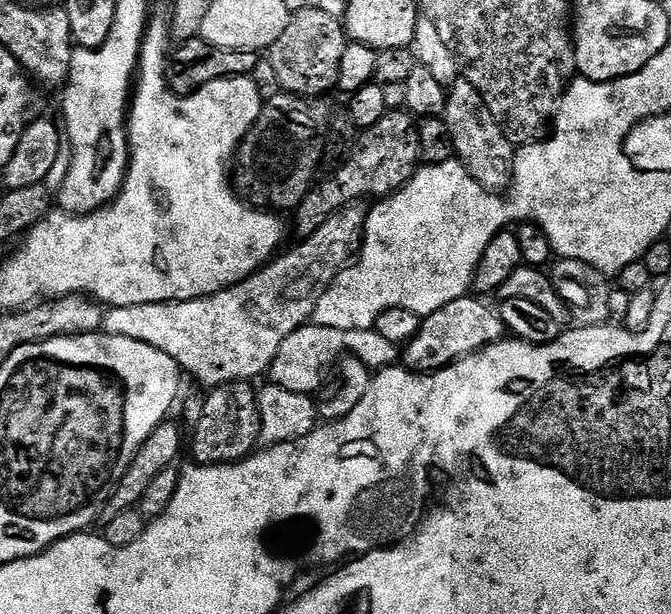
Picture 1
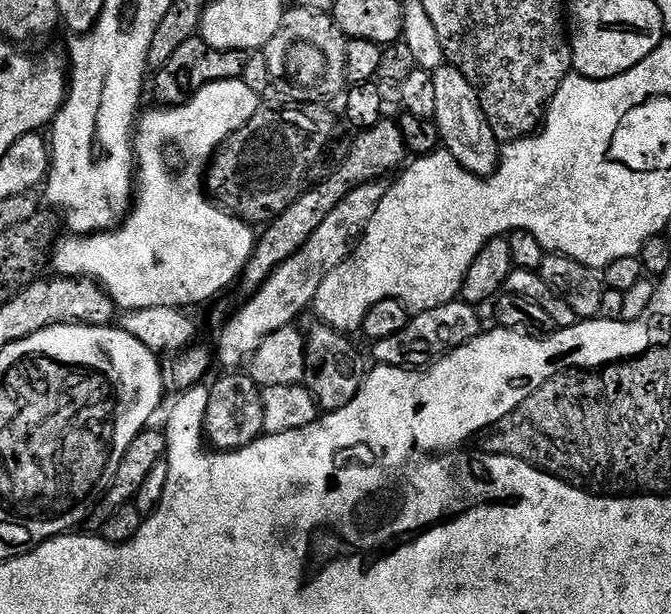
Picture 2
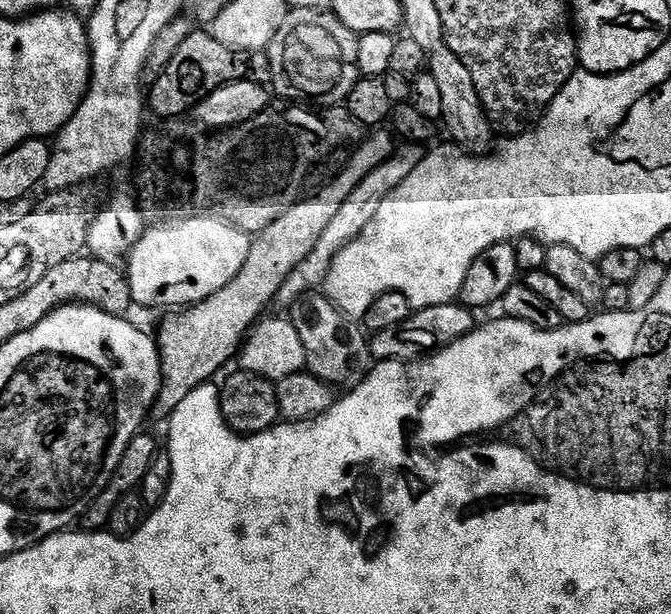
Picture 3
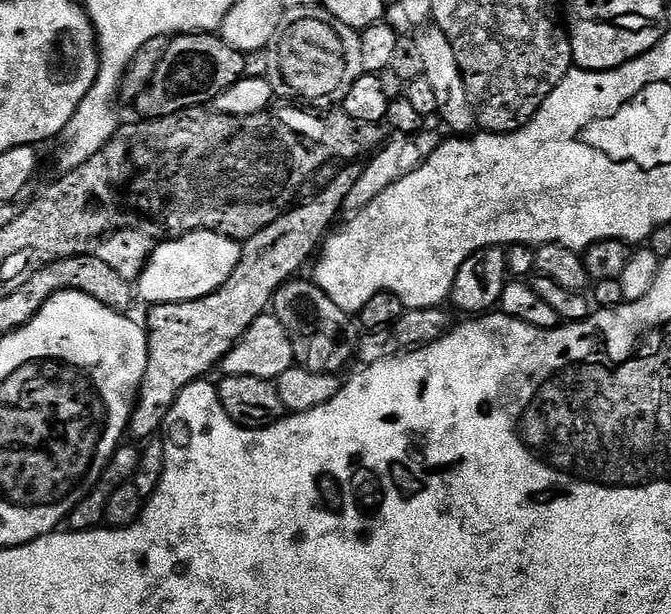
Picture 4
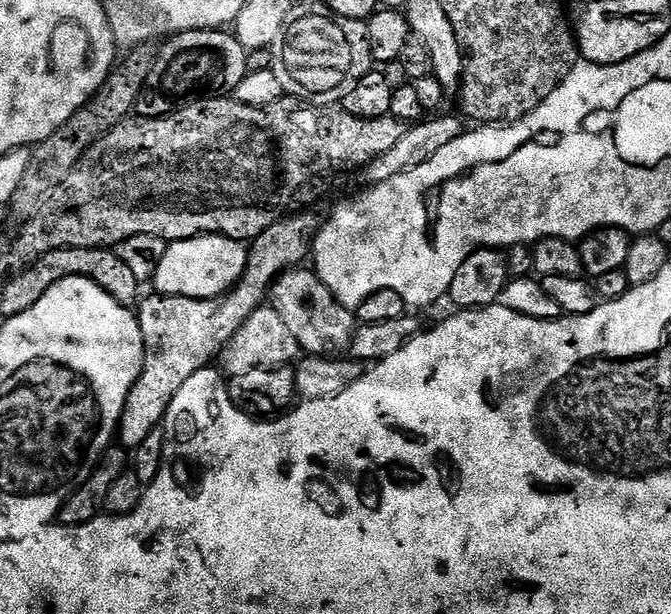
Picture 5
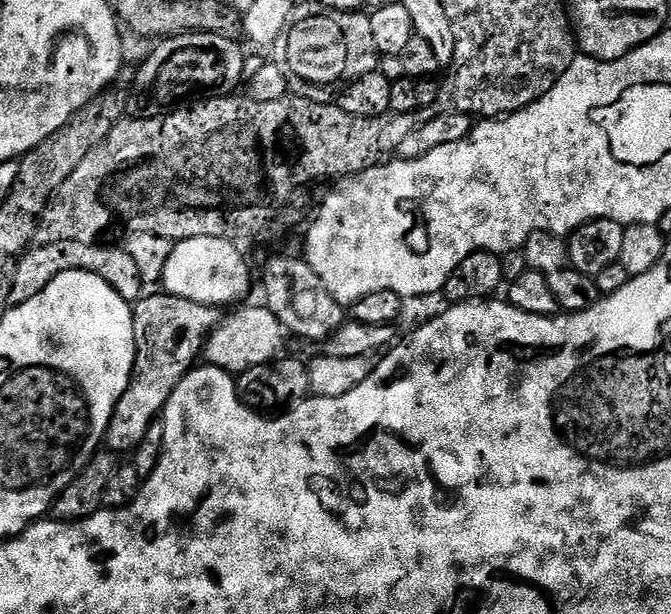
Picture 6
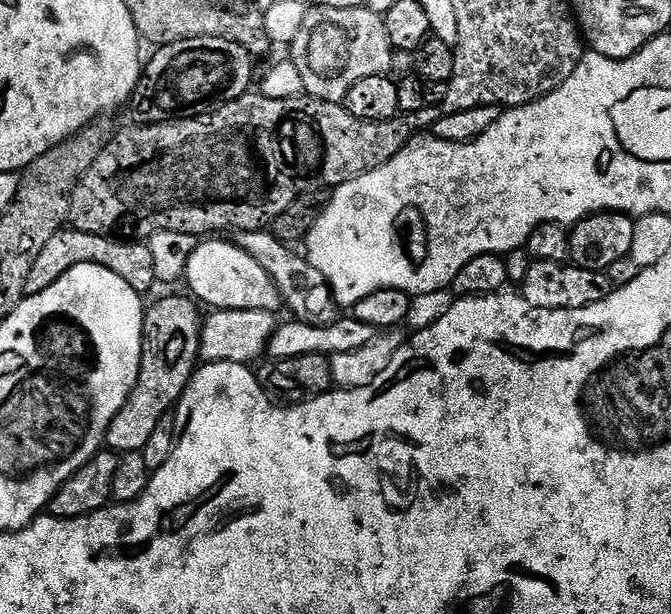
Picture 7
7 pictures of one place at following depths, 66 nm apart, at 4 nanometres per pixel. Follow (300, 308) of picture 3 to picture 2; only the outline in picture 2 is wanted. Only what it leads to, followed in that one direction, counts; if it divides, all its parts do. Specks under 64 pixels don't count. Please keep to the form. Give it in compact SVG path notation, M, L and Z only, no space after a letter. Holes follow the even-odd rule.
M316 322L312 329L306 332L306 347L308 349L308 372L306 385L313 393L324 412L342 410L362 390L364 379L369 374L369 365L364 365L364 356L351 344L345 333L329 324Z

